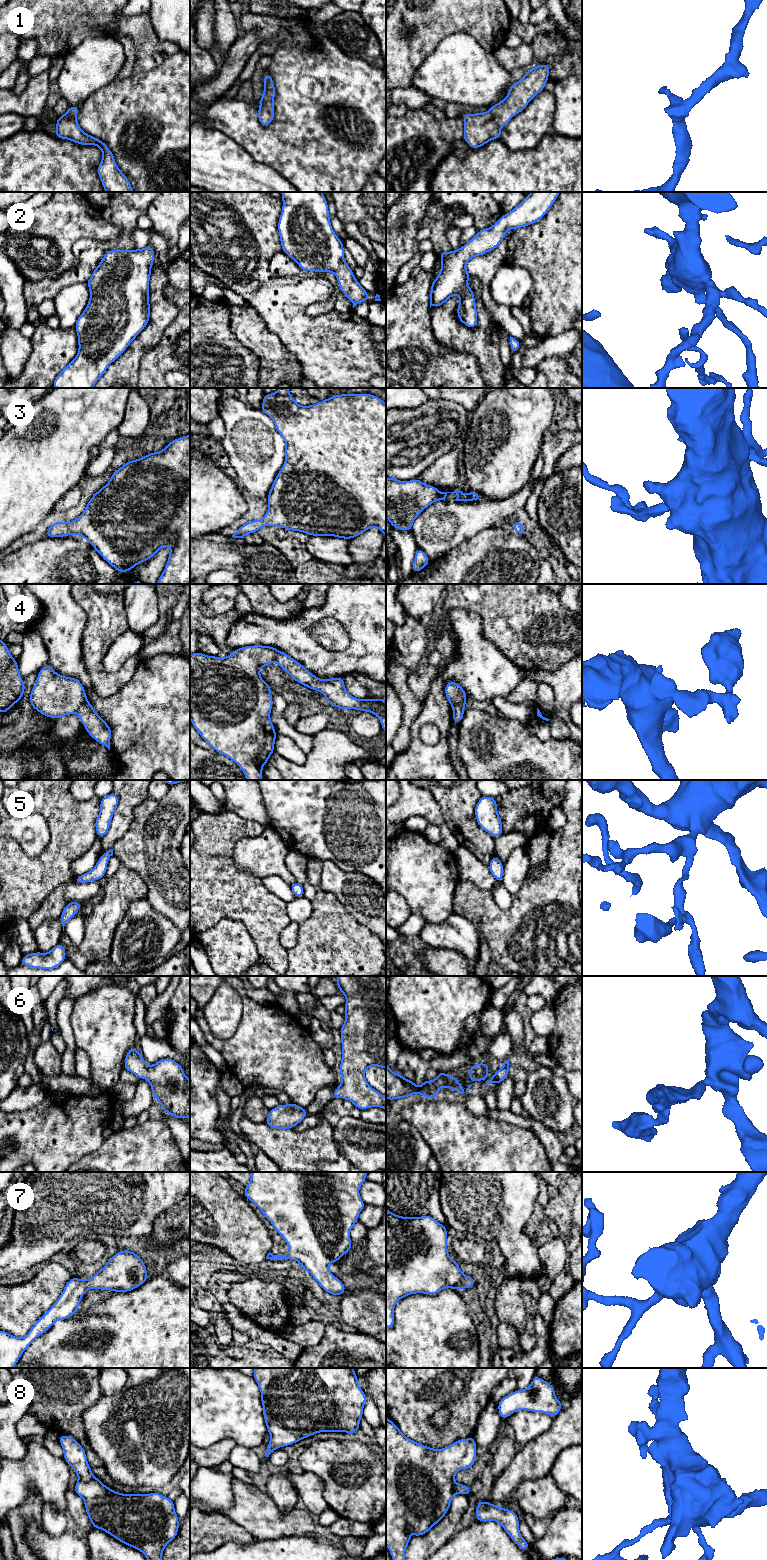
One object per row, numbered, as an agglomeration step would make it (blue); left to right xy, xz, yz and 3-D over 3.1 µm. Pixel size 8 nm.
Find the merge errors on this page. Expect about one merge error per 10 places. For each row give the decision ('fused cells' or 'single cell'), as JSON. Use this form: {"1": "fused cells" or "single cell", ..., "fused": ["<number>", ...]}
{"1": "single cell", "2": "single cell", "3": "single cell", "4": "fused cells", "5": "single cell", "6": "single cell", "7": "single cell", "8": "single cell", "fused": ["4"]}

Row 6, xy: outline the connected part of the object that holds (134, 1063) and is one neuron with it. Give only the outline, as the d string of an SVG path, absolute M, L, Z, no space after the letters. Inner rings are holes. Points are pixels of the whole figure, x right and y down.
M133 1047L126 1053L124 1069L149 1082L164 1112L175 1118L190 1117L190 1079L176 1061L163 1058L148 1067L140 1051Z

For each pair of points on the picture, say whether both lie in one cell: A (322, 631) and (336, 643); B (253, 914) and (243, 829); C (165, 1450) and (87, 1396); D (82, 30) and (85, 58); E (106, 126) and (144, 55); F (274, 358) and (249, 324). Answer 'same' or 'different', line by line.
A: same
B: same
C: different
D: different
E: different
F: same

